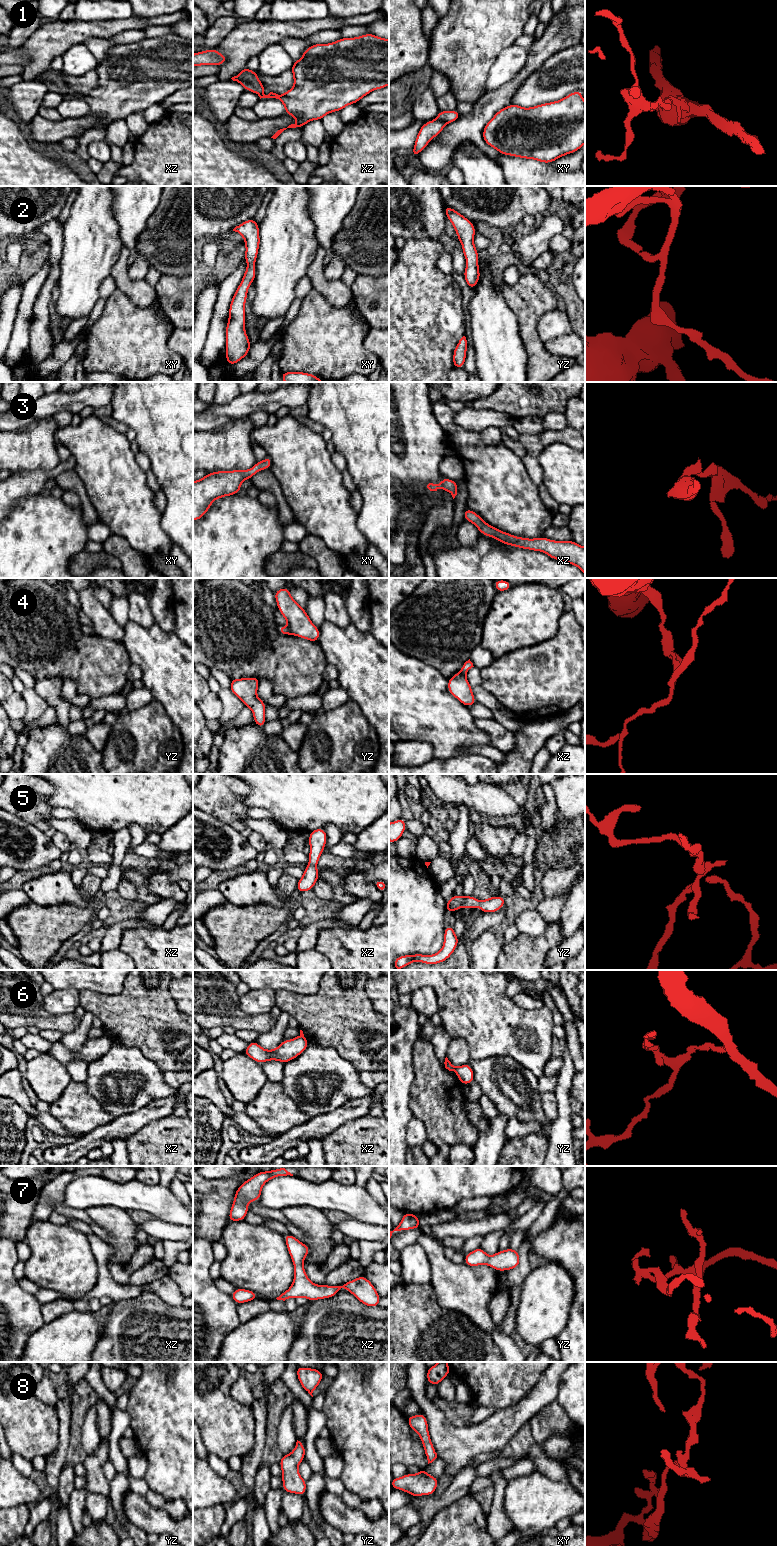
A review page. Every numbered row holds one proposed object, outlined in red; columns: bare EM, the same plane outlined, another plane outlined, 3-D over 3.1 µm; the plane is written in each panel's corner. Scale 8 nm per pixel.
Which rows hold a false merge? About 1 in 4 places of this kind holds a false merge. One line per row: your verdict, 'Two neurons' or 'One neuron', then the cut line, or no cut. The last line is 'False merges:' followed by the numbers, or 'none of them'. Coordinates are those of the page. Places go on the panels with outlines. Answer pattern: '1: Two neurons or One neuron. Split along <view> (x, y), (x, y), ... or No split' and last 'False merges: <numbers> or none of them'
1: Two neurons. Split along xz (239, 74), (262, 94)
2: One neuron. No split
3: One neuron. No split
4: Two neurons. Split along yz (287, 628), (290, 633)
5: One neuron. No split
6: Two neurons. Split along yz (456, 1068), (454, 1070)
7: One neuron. No split
8: One neuron. No split
False merges: 1, 4, 6

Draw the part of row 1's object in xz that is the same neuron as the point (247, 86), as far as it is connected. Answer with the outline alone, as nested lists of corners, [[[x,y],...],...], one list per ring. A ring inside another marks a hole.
[[[236,75],[236,76],[232,77],[231,79],[232,79],[233,81],[236,81],[236,82],[240,83],[240,84],[244,87],[245,90],[248,90],[248,91],[251,91],[251,92],[256,93],[256,94],[260,97],[260,99],[261,99],[261,98],[272,98],[272,97],[269,97],[269,96],[267,96],[267,95],[265,95],[265,94],[262,94],[262,93],[258,92],[250,83],[245,82],[245,81],[240,77],[240,75]]]

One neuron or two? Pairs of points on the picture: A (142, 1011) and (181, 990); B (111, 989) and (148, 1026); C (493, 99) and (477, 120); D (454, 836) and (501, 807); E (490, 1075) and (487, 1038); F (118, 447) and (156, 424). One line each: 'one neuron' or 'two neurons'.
A: two neurons
B: two neurons
C: one neuron
D: two neurons
E: two neurons
F: two neurons

